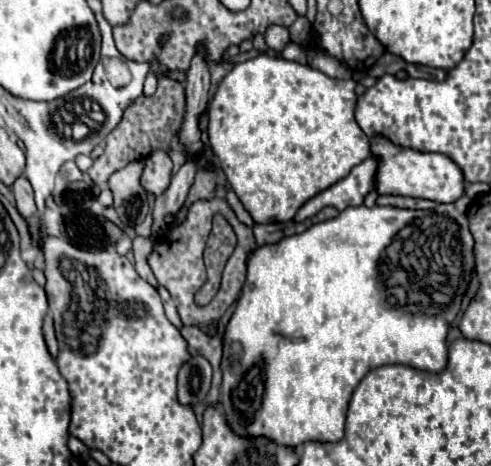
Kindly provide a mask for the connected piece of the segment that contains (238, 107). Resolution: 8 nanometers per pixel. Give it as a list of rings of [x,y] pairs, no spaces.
[[[260,54],[236,64],[218,84],[208,104],[208,136],[228,184],[256,224],[288,222],[318,192],[342,180],[370,156],[366,134],[354,120],[356,82],[336,80],[320,70]]]

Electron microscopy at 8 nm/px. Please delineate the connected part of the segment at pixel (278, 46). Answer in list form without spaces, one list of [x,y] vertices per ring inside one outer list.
[[[270,26],[270,28],[266,30],[264,38],[266,38],[268,48],[272,48],[274,52],[282,52],[284,46],[290,42],[288,28],[284,28],[284,26]]]

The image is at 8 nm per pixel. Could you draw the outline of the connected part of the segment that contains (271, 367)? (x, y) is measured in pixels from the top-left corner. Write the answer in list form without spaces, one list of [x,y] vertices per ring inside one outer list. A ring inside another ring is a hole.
[[[462,196],[460,200],[452,204],[438,204],[434,210],[426,210],[426,212],[402,210],[402,208],[392,208],[392,206],[346,208],[334,220],[314,224],[302,234],[282,238],[276,244],[264,244],[264,246],[254,248],[248,254],[248,262],[246,262],[248,274],[246,274],[246,284],[242,288],[242,296],[236,304],[236,310],[226,326],[224,340],[222,340],[224,354],[220,362],[220,368],[222,368],[220,404],[232,432],[242,438],[260,438],[260,436],[272,438],[272,442],[280,442],[284,446],[298,446],[304,442],[320,442],[320,444],[340,442],[340,438],[344,438],[346,410],[348,410],[352,392],[370,370],[384,364],[406,364],[418,370],[440,372],[448,360],[446,332],[448,332],[450,322],[456,318],[460,310],[460,300],[466,290],[470,272],[474,268],[474,254],[472,254],[474,240],[468,230],[468,218],[466,218],[468,204],[470,204],[470,198]]]

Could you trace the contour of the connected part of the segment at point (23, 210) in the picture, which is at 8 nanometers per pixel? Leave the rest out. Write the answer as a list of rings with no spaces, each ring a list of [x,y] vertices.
[[[22,176],[22,178],[18,178],[18,180],[14,182],[12,190],[14,190],[14,196],[16,196],[16,208],[18,208],[18,212],[20,212],[26,220],[32,218],[32,216],[36,214],[36,204],[34,204],[34,192],[32,192],[30,182]]]

